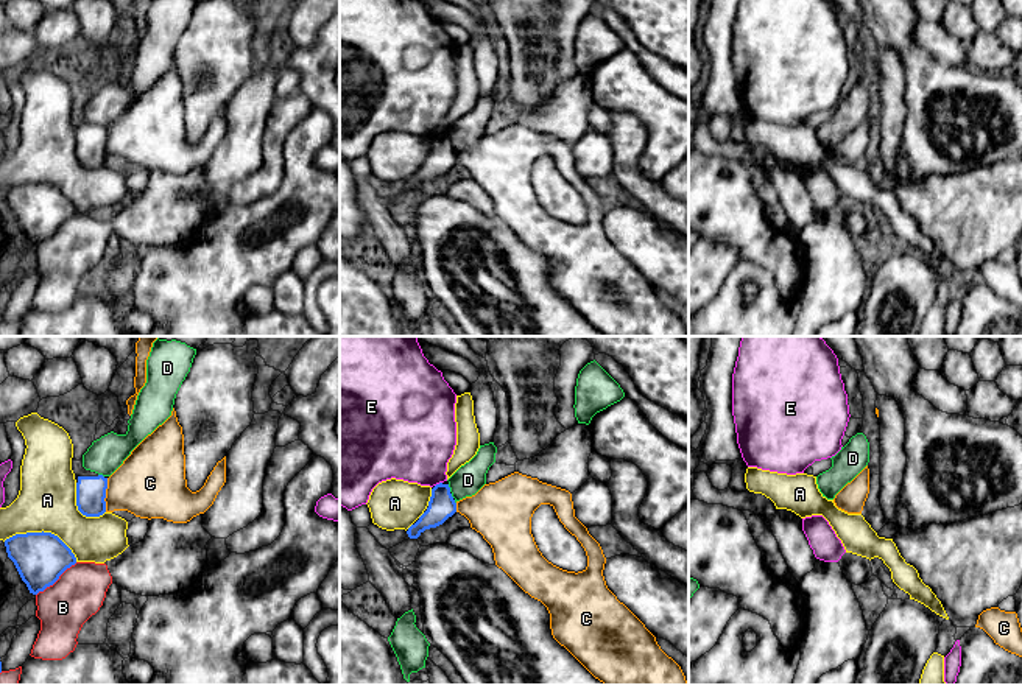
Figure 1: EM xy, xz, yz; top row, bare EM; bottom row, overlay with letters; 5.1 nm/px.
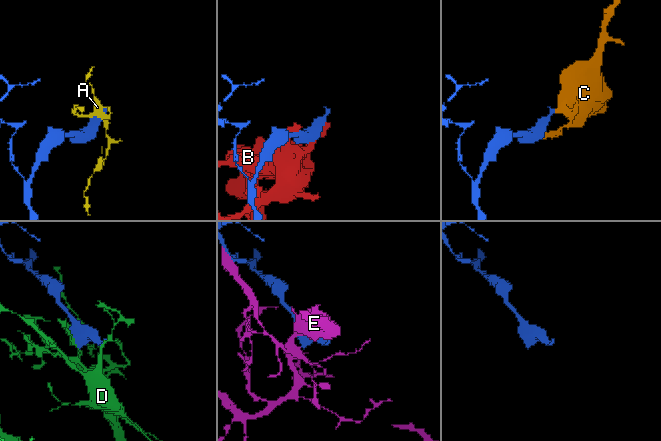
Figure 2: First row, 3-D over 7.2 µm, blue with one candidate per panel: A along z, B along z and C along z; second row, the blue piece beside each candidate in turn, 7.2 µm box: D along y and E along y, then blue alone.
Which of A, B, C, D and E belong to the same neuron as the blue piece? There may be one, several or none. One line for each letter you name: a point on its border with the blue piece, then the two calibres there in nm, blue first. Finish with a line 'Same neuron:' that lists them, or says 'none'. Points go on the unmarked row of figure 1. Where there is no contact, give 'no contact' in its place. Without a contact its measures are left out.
Same neuron: none

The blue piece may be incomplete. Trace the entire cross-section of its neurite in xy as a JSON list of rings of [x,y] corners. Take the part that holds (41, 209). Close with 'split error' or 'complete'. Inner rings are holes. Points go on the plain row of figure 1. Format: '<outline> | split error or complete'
[[[51,184],[16,185],[5,191],[5,198],[33,246],[53,237],[67,220],[76,215],[72,201]]] | complete

